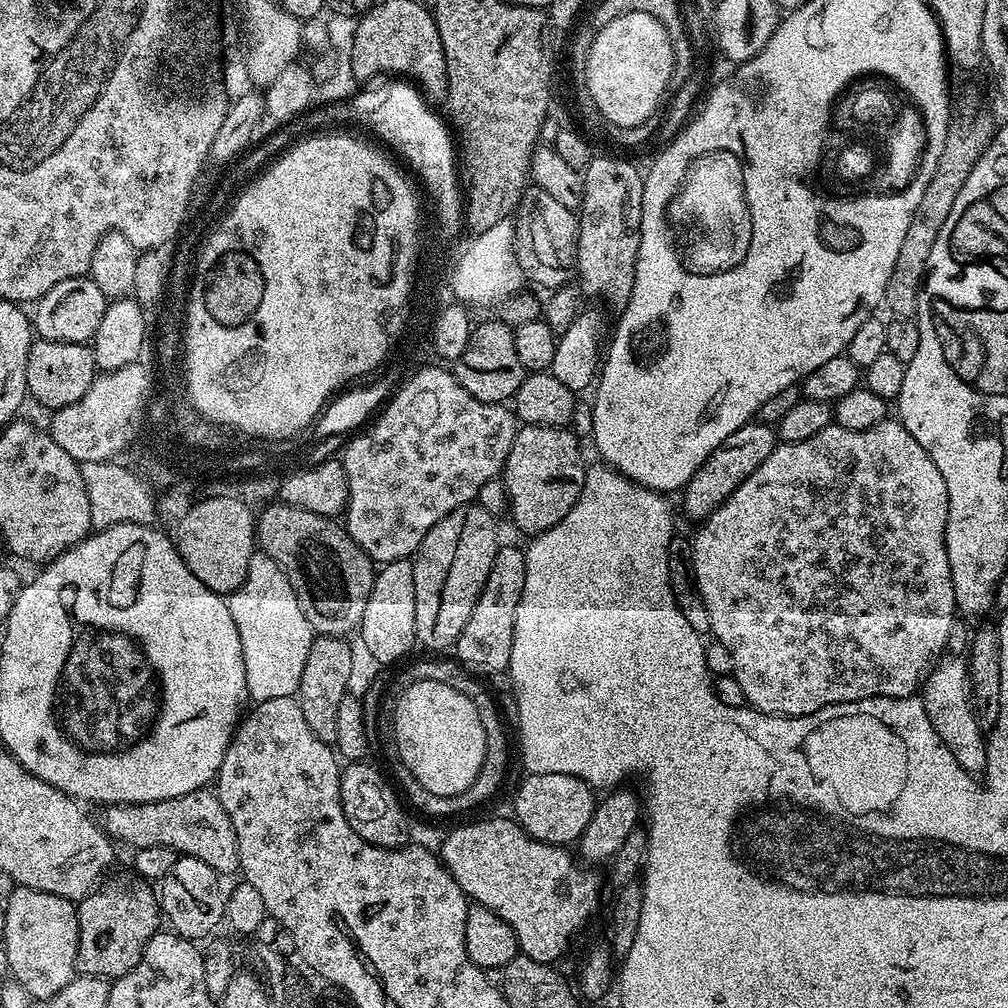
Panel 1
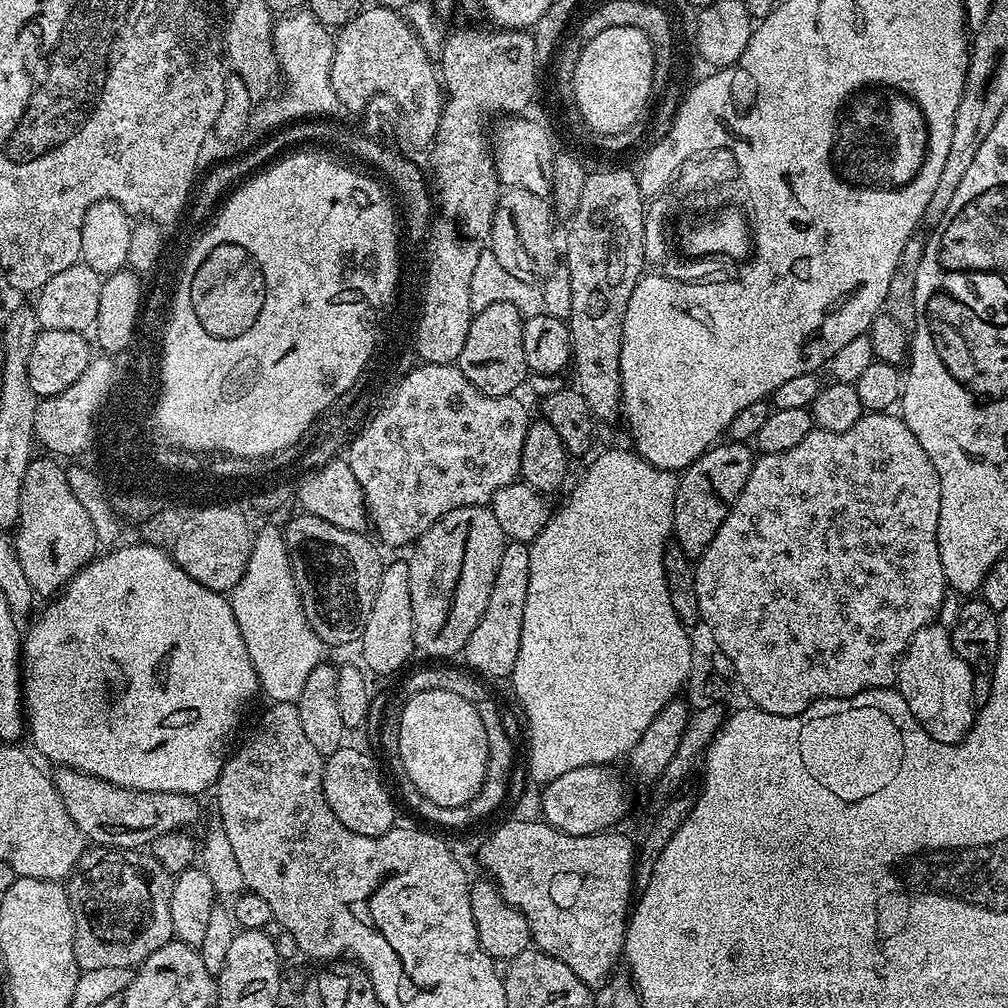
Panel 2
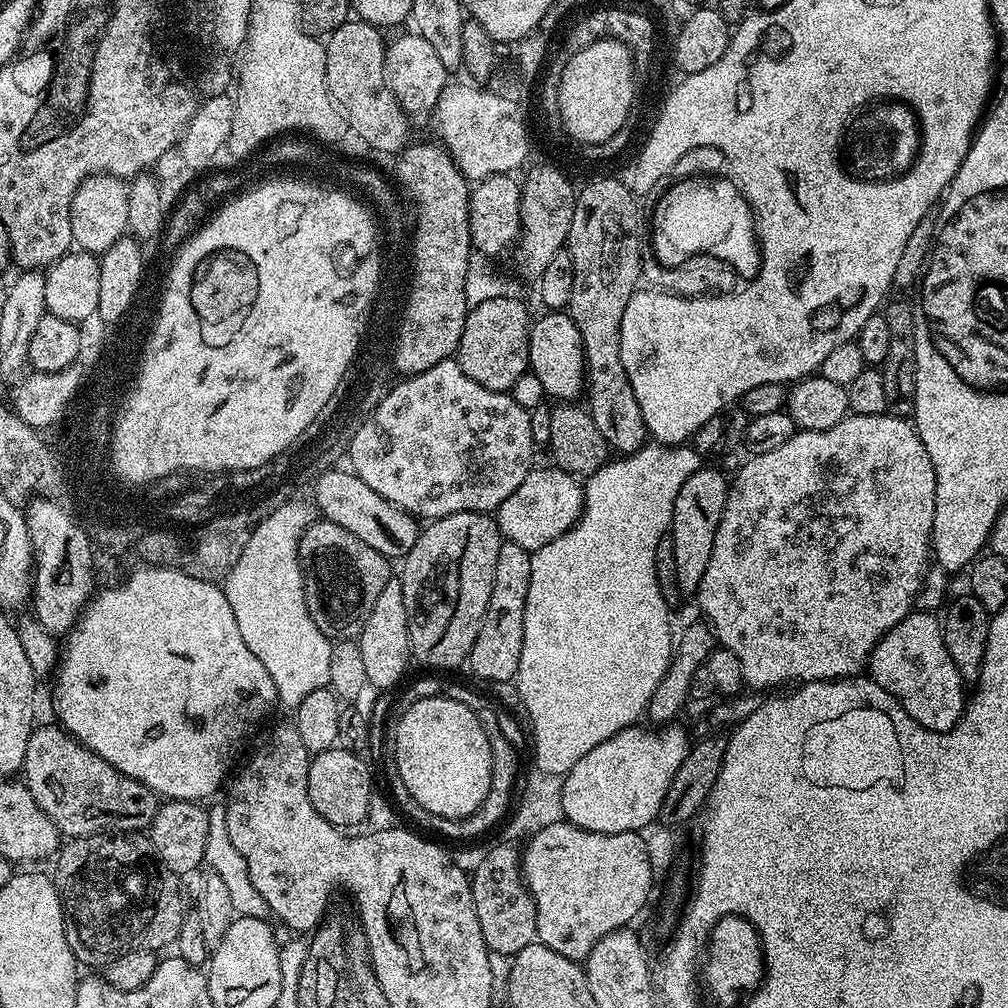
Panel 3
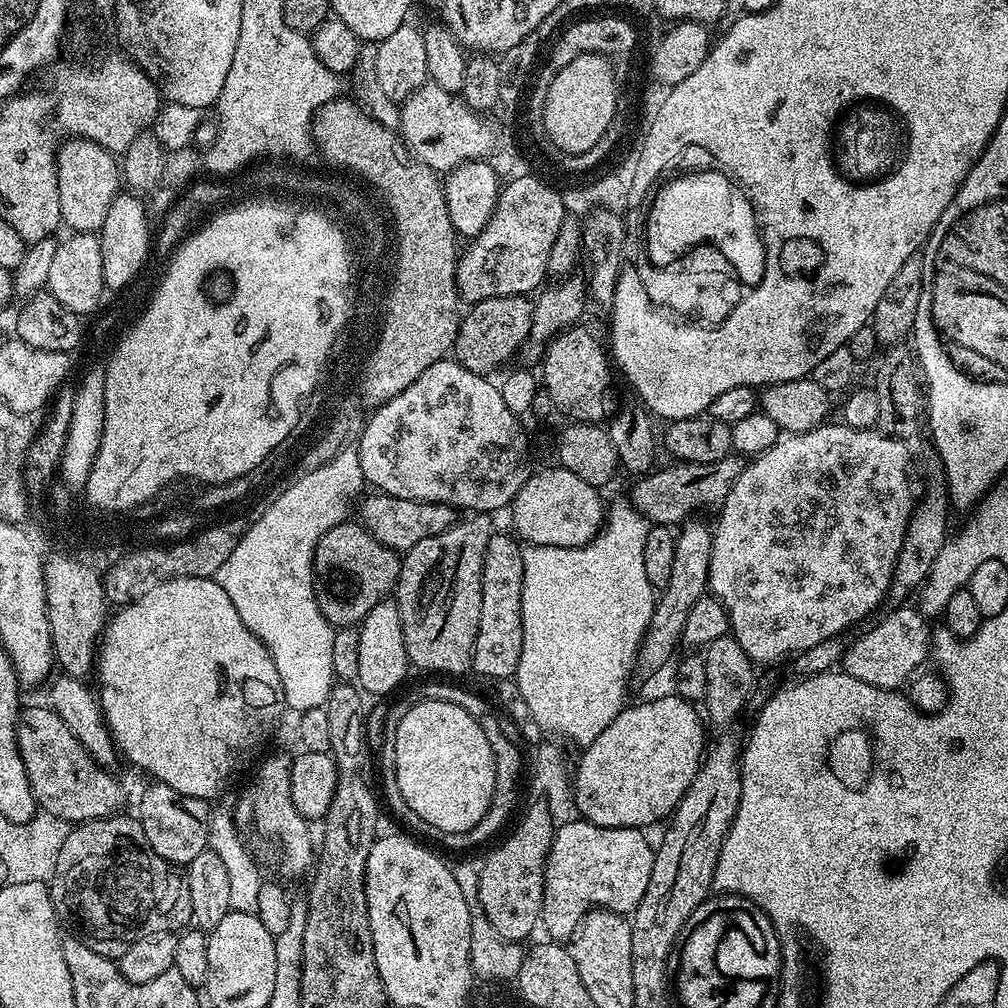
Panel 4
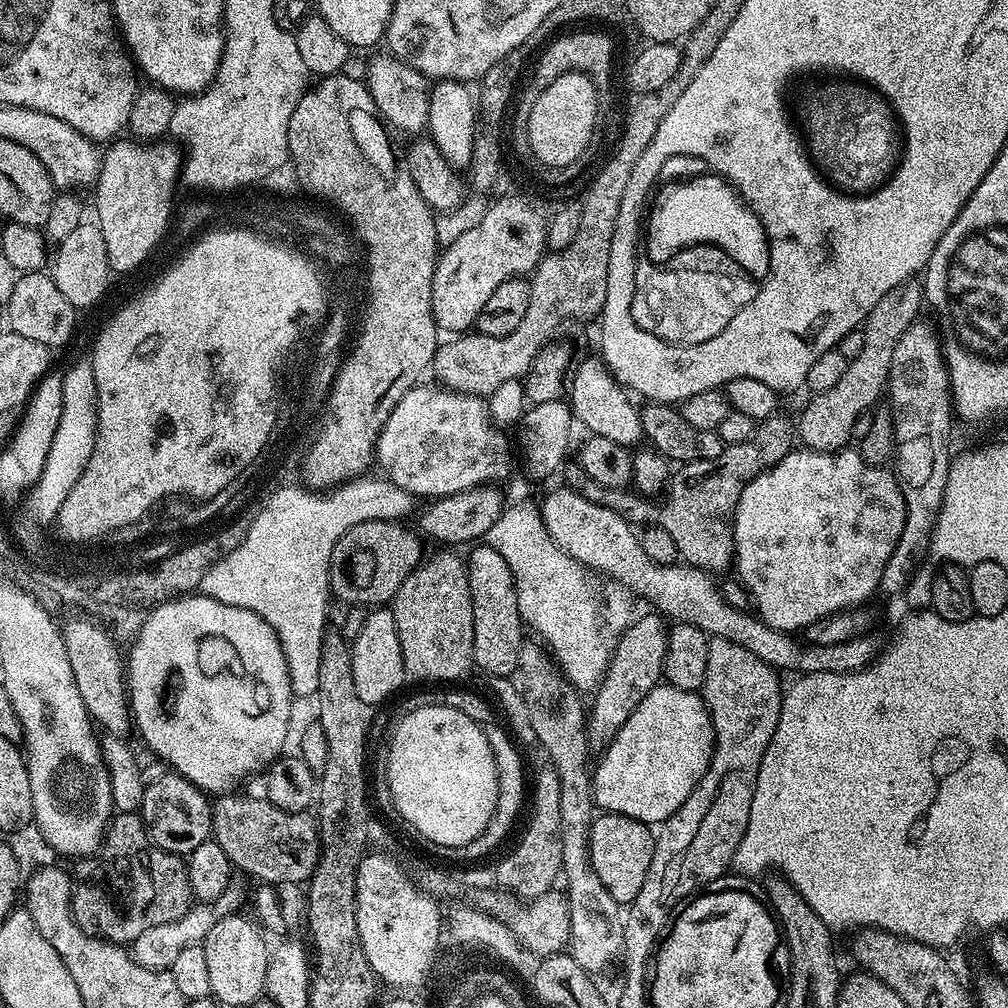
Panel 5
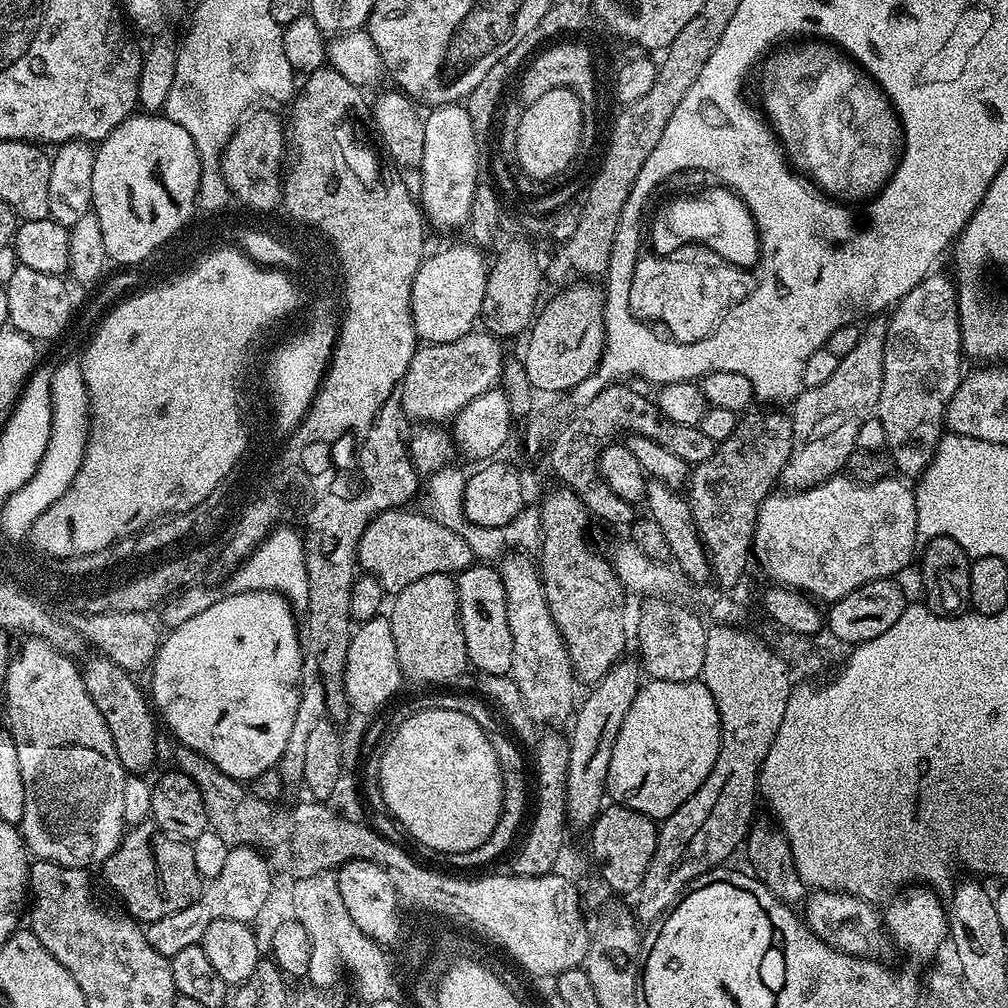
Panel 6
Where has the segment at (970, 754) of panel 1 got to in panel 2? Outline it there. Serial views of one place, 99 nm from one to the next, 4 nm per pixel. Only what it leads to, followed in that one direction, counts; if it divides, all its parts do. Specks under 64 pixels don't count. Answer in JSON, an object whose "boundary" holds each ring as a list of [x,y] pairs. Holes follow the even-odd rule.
{"boundary":[[[933,622],[918,630],[910,638],[908,648],[896,665],[895,687],[906,698],[910,714],[924,727],[926,734],[943,744],[959,744],[972,728],[972,671],[952,645],[952,634],[940,622]]]}

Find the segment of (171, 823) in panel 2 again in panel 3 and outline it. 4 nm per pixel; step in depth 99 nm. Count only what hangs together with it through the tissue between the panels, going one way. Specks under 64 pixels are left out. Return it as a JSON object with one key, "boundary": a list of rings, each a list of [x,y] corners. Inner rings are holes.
{"boundary":[[[55,723],[33,727],[30,742],[26,746],[26,758],[22,769],[22,783],[30,790],[34,802],[54,822],[65,837],[94,836],[97,834],[136,834],[147,829],[161,807],[161,801],[142,782],[122,774],[110,762],[98,758],[85,744],[80,744],[63,727]]]}

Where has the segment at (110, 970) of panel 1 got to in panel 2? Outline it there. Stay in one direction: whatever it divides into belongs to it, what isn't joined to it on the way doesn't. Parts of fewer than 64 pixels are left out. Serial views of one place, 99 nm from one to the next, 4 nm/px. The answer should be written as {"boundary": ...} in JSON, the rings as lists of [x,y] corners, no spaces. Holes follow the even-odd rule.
{"boundary":[[[92,846],[85,851],[82,857],[83,863],[88,863],[88,869],[84,876],[76,880],[82,890],[90,890],[98,886],[96,902],[118,902],[122,908],[126,908],[126,918],[134,918],[144,922],[144,928],[140,928],[140,936],[132,940],[132,944],[108,944],[108,940],[116,940],[120,932],[100,932],[100,928],[92,928],[92,920],[84,916],[84,904],[76,904],[74,914],[74,958],[81,970],[99,970],[102,966],[122,966],[135,969],[143,964],[144,959],[154,950],[158,950],[163,944],[173,939],[172,920],[164,920],[164,912],[170,912],[170,900],[164,900],[164,896],[154,896],[154,890],[162,888],[158,886],[158,874],[163,866],[155,857],[144,850],[117,850],[103,846]],[[102,896],[102,900],[100,900]],[[150,906],[156,906],[156,916],[150,910]],[[144,908],[148,908],[144,912]],[[134,910],[134,912],[132,912]],[[138,912],[138,914],[136,914]],[[140,916],[140,918],[138,918]],[[148,916],[148,920],[144,920]]]}

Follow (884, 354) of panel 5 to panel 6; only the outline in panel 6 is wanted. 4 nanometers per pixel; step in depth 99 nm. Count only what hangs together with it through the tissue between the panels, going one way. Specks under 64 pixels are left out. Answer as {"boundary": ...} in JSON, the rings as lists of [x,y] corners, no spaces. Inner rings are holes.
{"boundary":[[[869,319],[863,325],[858,346],[854,346],[850,354],[840,357],[838,370],[834,370],[831,378],[822,382],[822,386],[804,388],[791,401],[793,449],[790,450],[789,461],[780,474],[785,489],[812,488],[847,469],[848,459],[857,451],[858,430],[862,430],[862,422],[873,419],[880,401],[887,329],[887,319]]]}

